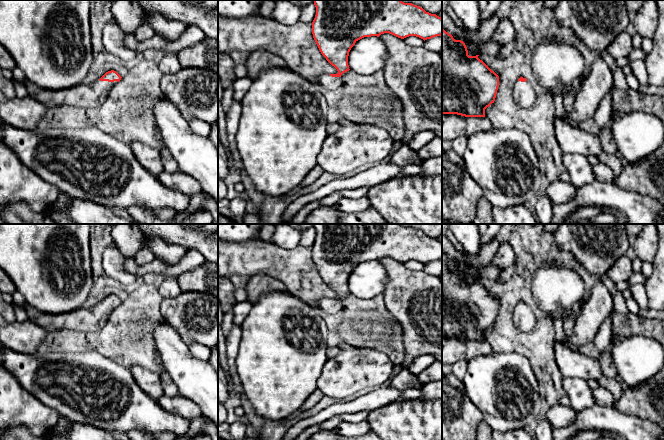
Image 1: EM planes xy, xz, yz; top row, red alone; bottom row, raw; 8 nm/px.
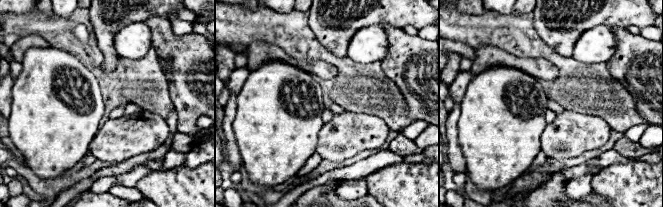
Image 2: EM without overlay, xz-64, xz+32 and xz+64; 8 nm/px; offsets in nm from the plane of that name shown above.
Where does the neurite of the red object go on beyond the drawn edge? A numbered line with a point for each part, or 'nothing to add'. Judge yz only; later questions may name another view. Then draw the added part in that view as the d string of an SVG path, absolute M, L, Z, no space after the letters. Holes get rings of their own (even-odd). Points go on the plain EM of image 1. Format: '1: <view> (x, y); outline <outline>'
1: yz (524, 317); outline M528 304L525 306L517 305L513 314L514 324L522 332L530 332L536 324L534 309Z

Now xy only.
1: xy (85, 319); outline M97 304L93 307L81 307L76 310L61 313L44 313L26 305L27 319L34 322L46 332L70 329L81 332L96 332L105 324L110 313L117 307Z

